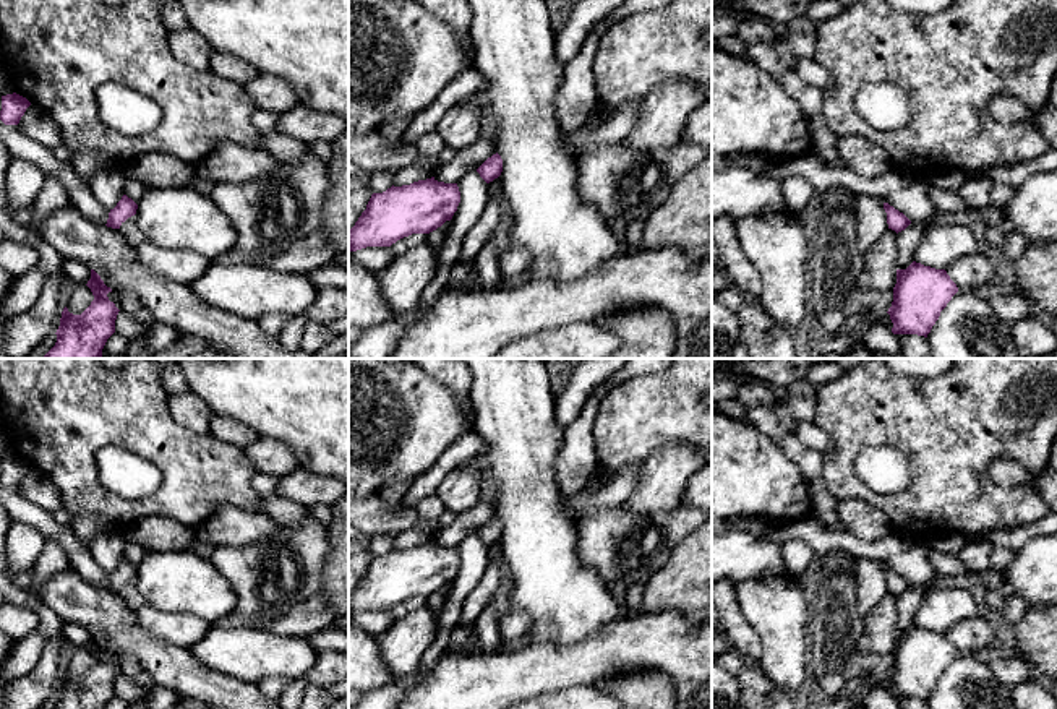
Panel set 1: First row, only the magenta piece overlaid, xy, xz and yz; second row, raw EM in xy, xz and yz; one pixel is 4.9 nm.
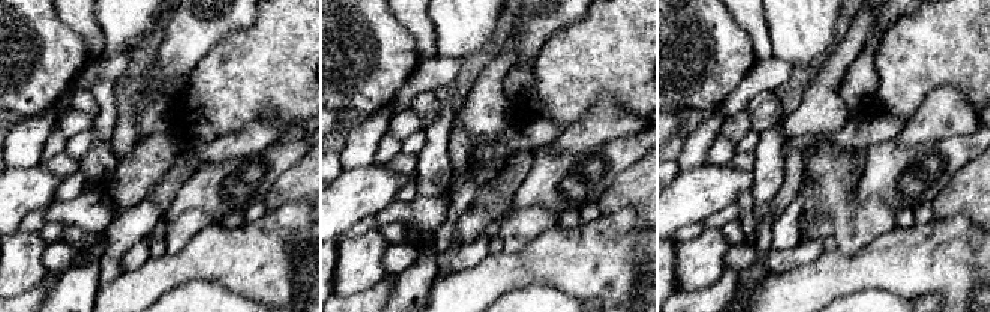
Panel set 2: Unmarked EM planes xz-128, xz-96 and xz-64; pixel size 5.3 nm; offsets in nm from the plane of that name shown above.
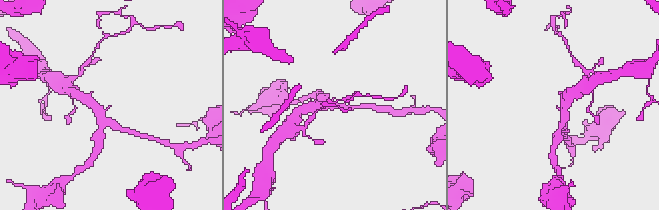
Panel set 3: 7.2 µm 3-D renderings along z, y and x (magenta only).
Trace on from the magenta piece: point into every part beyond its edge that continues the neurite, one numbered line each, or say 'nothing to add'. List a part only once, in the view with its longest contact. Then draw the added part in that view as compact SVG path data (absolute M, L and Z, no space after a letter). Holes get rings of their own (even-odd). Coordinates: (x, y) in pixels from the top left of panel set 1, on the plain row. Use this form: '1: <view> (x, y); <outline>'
nothing to add

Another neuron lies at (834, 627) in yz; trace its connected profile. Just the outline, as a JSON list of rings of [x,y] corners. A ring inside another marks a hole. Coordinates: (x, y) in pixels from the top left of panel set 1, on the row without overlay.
[[[830,552],[820,560],[825,582],[820,587],[804,587],[807,600],[806,654],[811,681],[832,699],[843,699],[851,688],[843,675],[846,659],[856,654],[856,642],[864,636],[864,617],[858,613],[858,578],[854,558]]]

